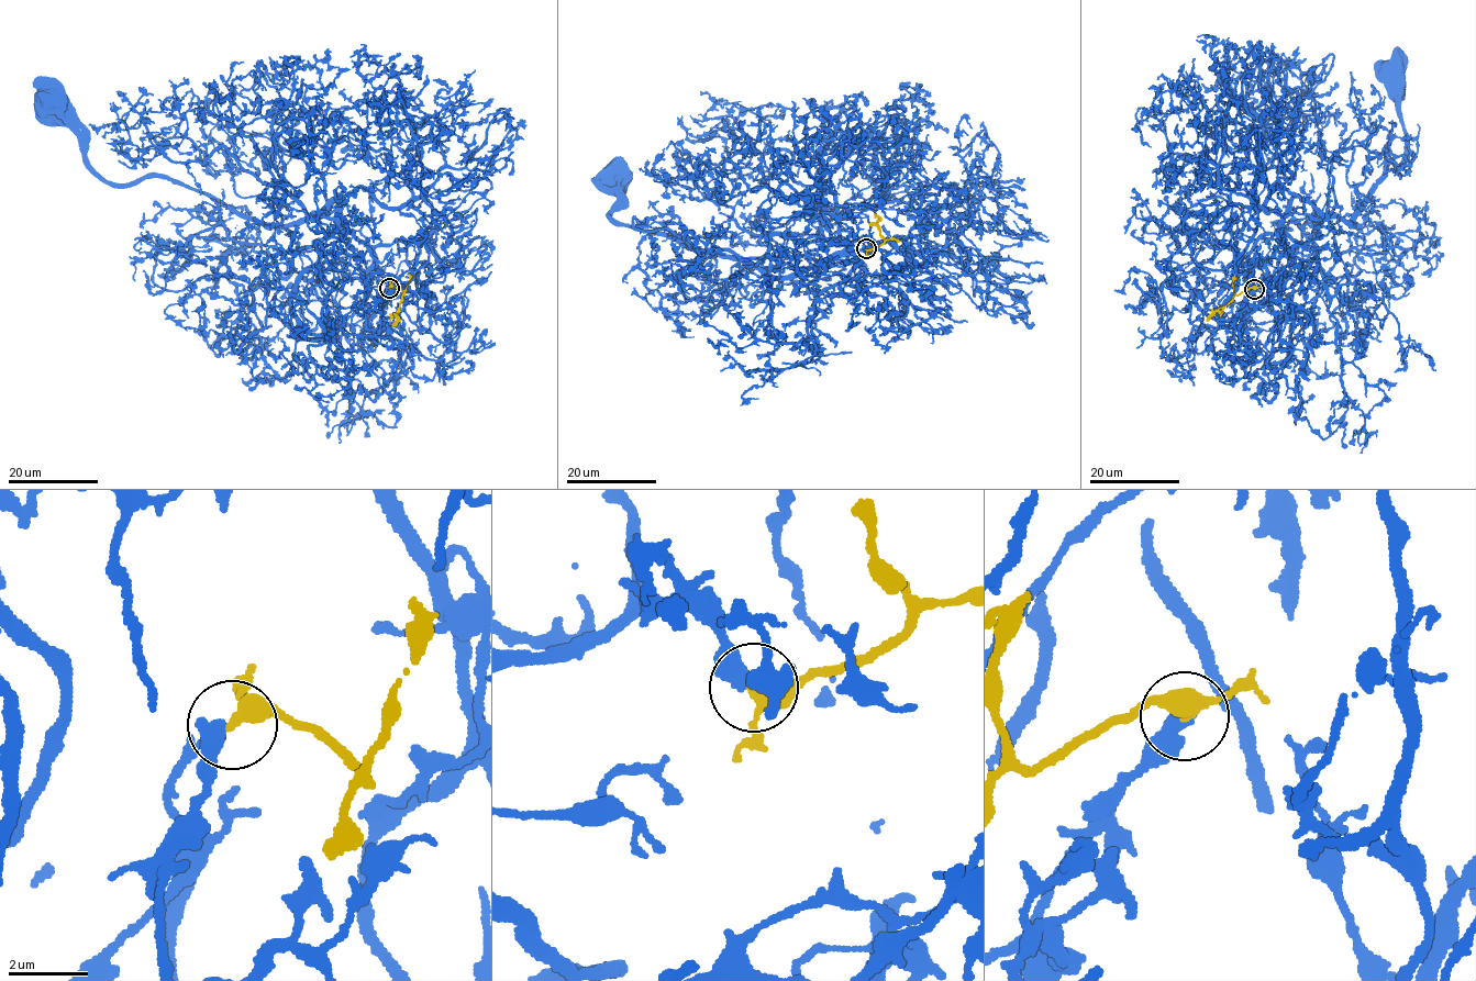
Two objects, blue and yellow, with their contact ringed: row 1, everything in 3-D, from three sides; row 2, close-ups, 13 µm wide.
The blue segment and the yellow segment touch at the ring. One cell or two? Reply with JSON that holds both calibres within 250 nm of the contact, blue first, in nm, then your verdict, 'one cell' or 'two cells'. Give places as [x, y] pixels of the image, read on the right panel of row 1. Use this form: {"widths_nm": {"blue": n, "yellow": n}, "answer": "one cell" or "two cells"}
{"widths_nm": {"blue": 480, "yellow": 360}, "answer": "two cells"}

